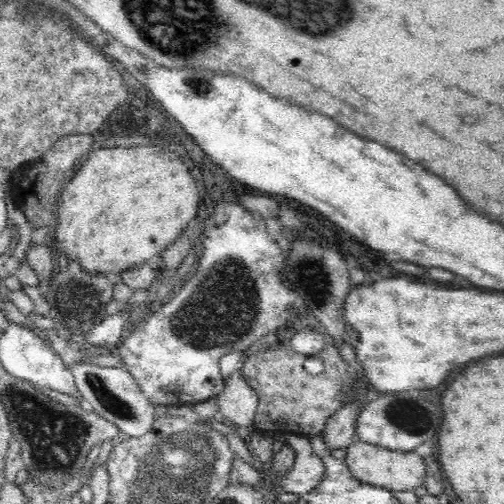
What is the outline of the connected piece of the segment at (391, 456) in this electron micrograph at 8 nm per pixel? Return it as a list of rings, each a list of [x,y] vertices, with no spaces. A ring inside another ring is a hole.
[[[355,440],[347,447],[344,462],[349,471],[366,484],[376,485],[394,492],[410,492],[410,490],[414,491],[420,486],[425,486],[426,463],[424,457],[420,457],[416,450],[395,451]]]

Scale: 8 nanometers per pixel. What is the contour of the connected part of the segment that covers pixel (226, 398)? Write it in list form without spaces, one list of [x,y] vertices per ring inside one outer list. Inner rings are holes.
[[[240,367],[225,378],[224,390],[218,395],[217,405],[225,417],[225,423],[235,428],[254,425],[258,395],[242,378]]]

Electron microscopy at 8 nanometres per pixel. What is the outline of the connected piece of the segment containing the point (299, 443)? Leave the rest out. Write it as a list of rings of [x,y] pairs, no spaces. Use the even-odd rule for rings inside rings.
[[[308,437],[292,440],[292,447],[295,451],[294,466],[278,480],[285,492],[302,495],[320,484],[325,470],[324,461],[312,449]]]

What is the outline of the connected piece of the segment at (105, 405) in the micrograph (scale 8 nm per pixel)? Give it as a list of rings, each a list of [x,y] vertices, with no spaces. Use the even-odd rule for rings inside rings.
[[[82,362],[71,364],[70,371],[74,375],[77,390],[90,402],[92,411],[116,423],[123,437],[144,436],[152,430],[155,421],[154,406],[146,399],[136,379],[123,367],[116,368]]]

